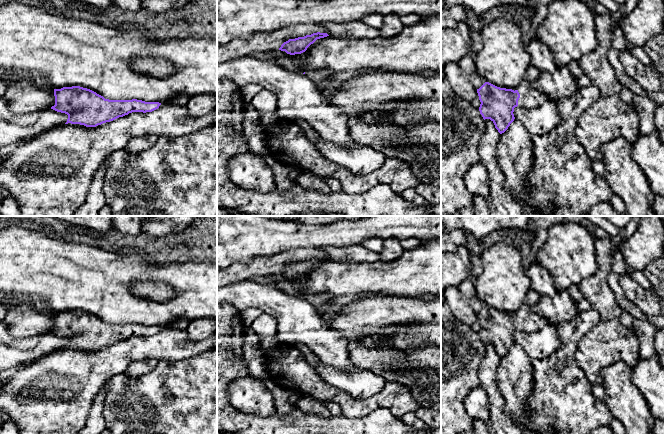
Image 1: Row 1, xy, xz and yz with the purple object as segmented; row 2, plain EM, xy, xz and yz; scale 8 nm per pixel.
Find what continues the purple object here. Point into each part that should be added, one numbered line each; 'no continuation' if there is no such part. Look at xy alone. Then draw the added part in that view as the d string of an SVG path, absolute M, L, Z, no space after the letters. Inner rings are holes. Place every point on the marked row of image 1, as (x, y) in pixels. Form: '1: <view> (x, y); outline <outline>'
no continuation

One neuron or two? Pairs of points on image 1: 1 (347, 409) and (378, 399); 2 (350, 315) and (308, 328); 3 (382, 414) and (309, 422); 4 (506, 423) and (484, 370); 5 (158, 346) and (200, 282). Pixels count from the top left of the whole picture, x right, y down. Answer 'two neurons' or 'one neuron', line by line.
1: one neuron
2: two neurons
3: one neuron
4: one neuron
5: two neurons

